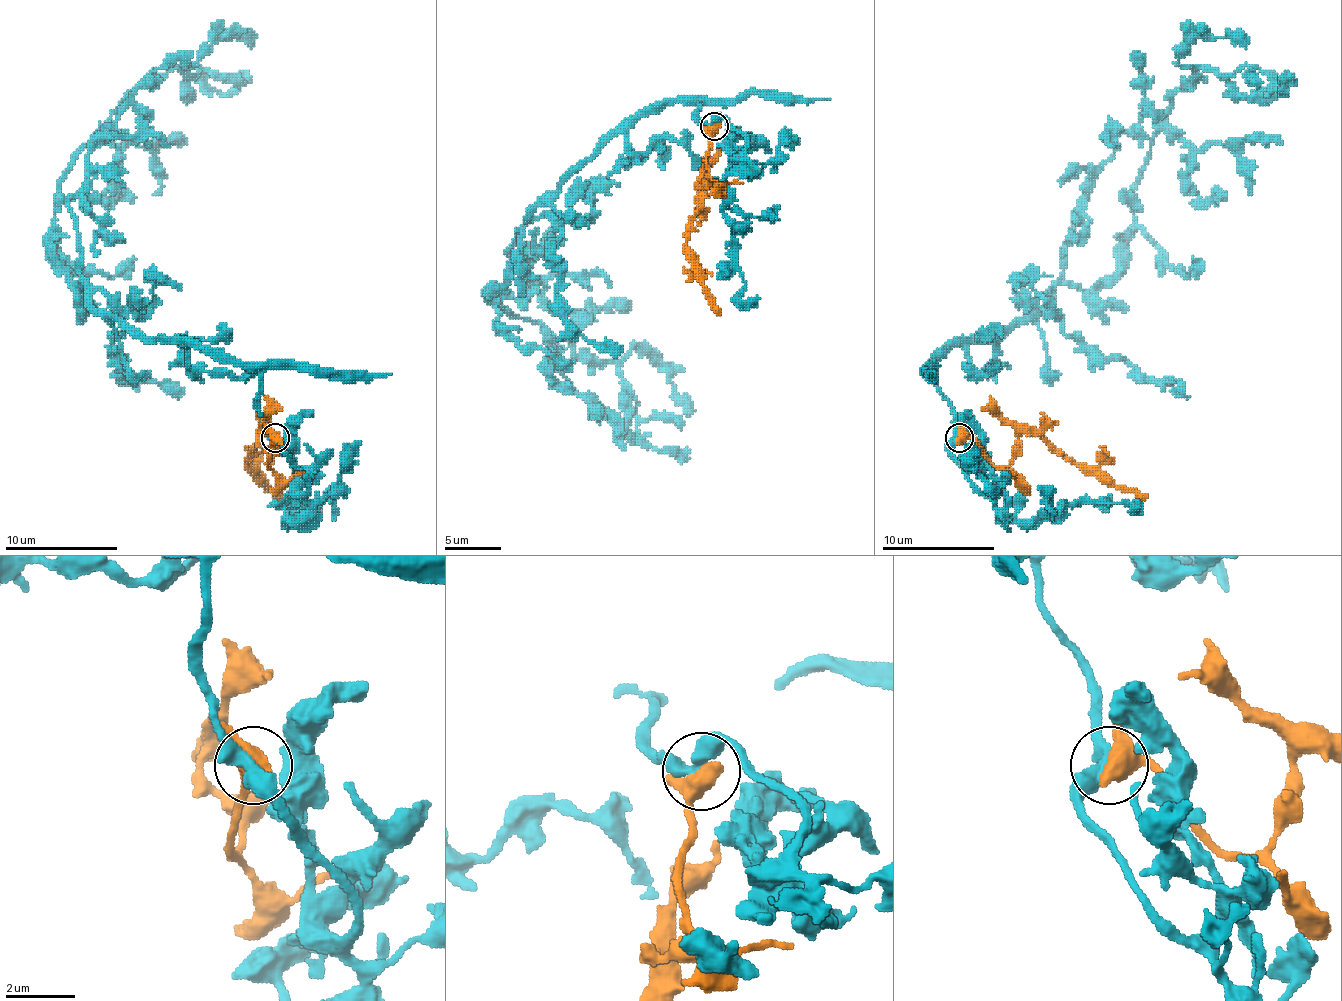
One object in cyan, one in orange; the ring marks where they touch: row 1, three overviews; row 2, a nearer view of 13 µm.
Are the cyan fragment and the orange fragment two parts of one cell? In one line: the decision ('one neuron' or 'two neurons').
two neurons

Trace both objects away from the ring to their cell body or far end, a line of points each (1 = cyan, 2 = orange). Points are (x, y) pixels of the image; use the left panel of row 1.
1: (276, 438), (256, 371), (105, 318), (51, 245), (57, 183), (138, 85), (197, 65), (231, 93), (251, 76)
2: (276, 438), (270, 466), (270, 452), (259, 438), (262, 433), (248, 463), (270, 492), (282, 497)

